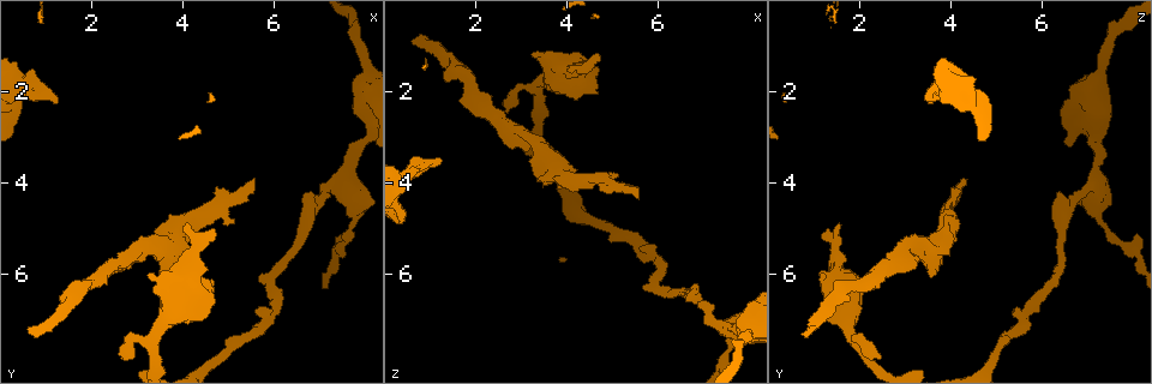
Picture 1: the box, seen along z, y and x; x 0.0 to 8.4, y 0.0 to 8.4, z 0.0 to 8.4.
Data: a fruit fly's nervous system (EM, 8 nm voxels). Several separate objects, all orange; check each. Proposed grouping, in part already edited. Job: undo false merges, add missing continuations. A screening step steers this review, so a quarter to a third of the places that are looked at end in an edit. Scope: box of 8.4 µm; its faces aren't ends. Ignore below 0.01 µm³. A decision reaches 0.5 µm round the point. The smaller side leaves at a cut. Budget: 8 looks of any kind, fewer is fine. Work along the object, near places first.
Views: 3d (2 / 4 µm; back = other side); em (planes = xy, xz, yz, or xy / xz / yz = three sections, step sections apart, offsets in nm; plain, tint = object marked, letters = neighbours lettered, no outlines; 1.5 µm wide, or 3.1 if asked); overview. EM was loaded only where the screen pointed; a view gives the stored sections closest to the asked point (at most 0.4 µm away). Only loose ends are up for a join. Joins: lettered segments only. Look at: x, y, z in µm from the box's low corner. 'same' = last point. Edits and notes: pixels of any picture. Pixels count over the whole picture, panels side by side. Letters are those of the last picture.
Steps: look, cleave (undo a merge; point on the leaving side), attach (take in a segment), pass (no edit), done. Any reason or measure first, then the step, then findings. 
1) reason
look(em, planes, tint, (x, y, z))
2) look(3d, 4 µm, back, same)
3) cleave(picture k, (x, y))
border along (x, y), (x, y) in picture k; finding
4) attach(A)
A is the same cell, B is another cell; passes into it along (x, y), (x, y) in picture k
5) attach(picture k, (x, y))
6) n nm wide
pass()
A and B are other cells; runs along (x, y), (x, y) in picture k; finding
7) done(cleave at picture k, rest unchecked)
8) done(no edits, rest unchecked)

long arm stops here
look(3d, 4 µm, (0.70, 7.30, 0.90))

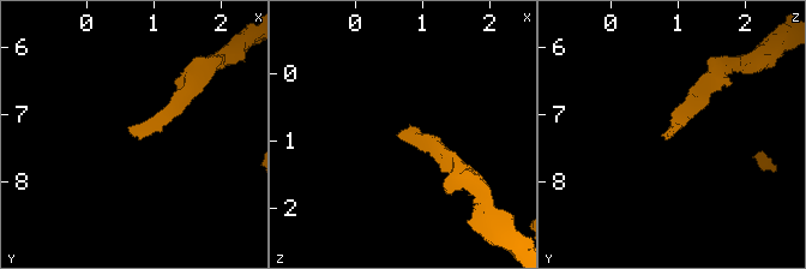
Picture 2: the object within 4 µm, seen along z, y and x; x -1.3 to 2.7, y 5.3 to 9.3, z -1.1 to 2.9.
now the EM
look(em, xy, step 4, tint, (0.70, 7.35, 0.90))

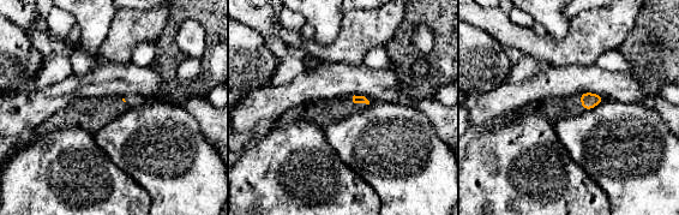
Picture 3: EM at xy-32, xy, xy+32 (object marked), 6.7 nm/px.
another direction
look(em, xz, step 8, letters, same)

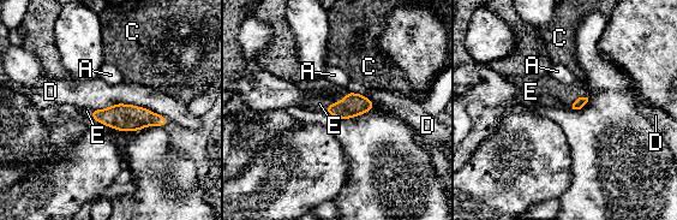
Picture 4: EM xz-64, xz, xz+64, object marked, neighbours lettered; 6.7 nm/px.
attach(E)
E is the same cell, A, C and D are other cells; passes into it along (353, 105), (336, 102), (336, 94) in picture 4; the neuron continues

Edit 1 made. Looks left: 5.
an open end
look(em, planes, letters, (4.70, 5.10, 1.25))

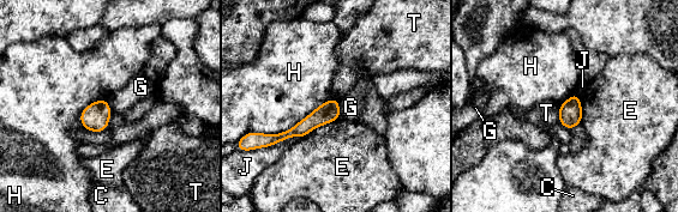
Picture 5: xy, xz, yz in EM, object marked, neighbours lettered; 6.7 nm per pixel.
H touches over 550 nm
pass()
C, E, G, H, J and T are other cells; runs along (335, 102), (300, 129), (274, 140) in picture 5; no lettered segment goes on from it

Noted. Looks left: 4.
thick turns thin
look(em, xy, step 8, letters, (4.95, 4.40, 4.00))

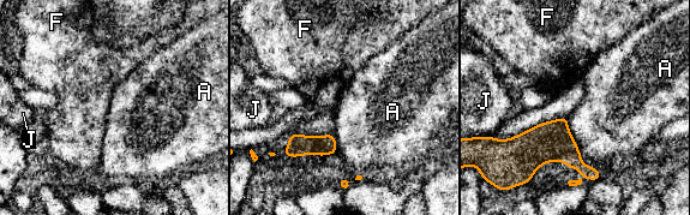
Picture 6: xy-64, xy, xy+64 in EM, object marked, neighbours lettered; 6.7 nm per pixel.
pass()
A, F and J are other cells; border along (566, 117), (570, 135), (582, 155) in picture 6; all the same neuron

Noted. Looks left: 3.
done(attach at picture 4, rest unchecked)

